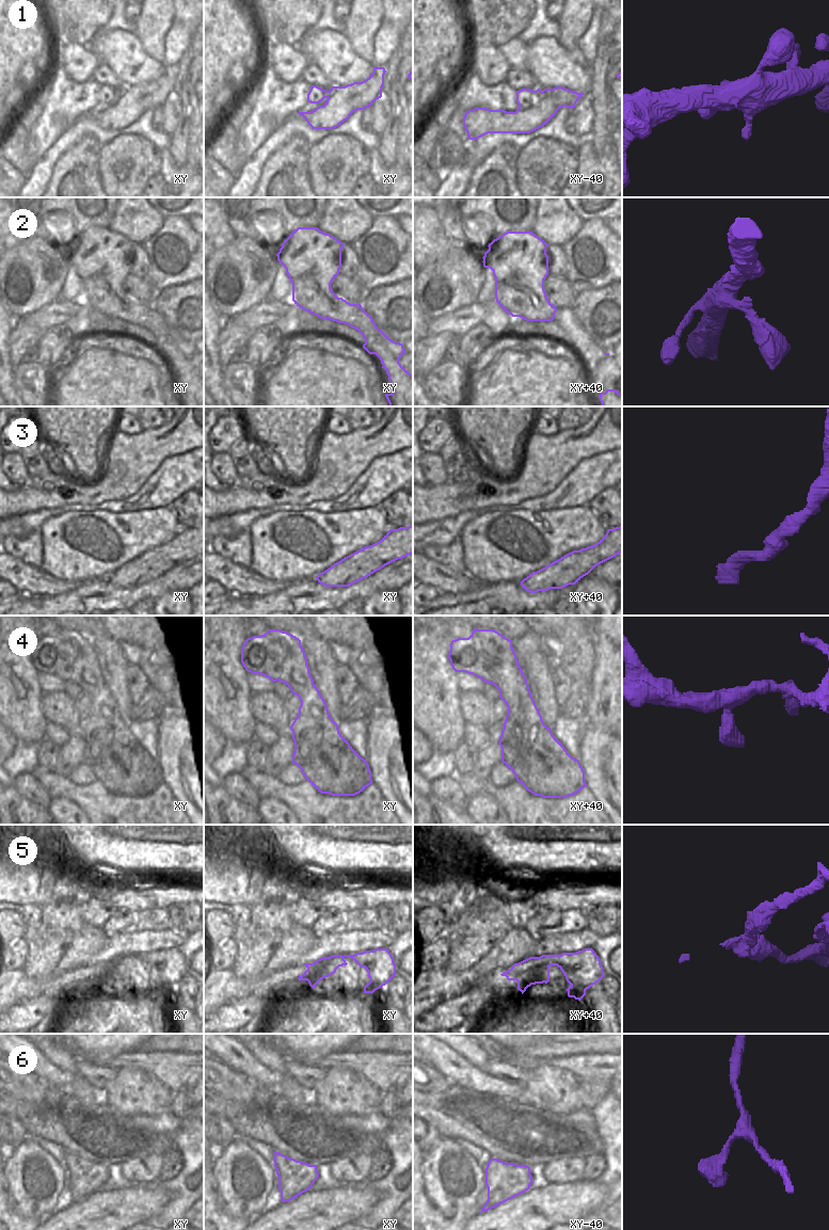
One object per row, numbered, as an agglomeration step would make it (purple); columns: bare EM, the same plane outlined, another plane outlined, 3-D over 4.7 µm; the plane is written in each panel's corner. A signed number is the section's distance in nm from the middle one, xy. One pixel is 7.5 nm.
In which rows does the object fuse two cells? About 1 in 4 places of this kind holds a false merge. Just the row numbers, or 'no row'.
5

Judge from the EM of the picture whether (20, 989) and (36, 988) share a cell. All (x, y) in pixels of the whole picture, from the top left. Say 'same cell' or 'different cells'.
same cell

